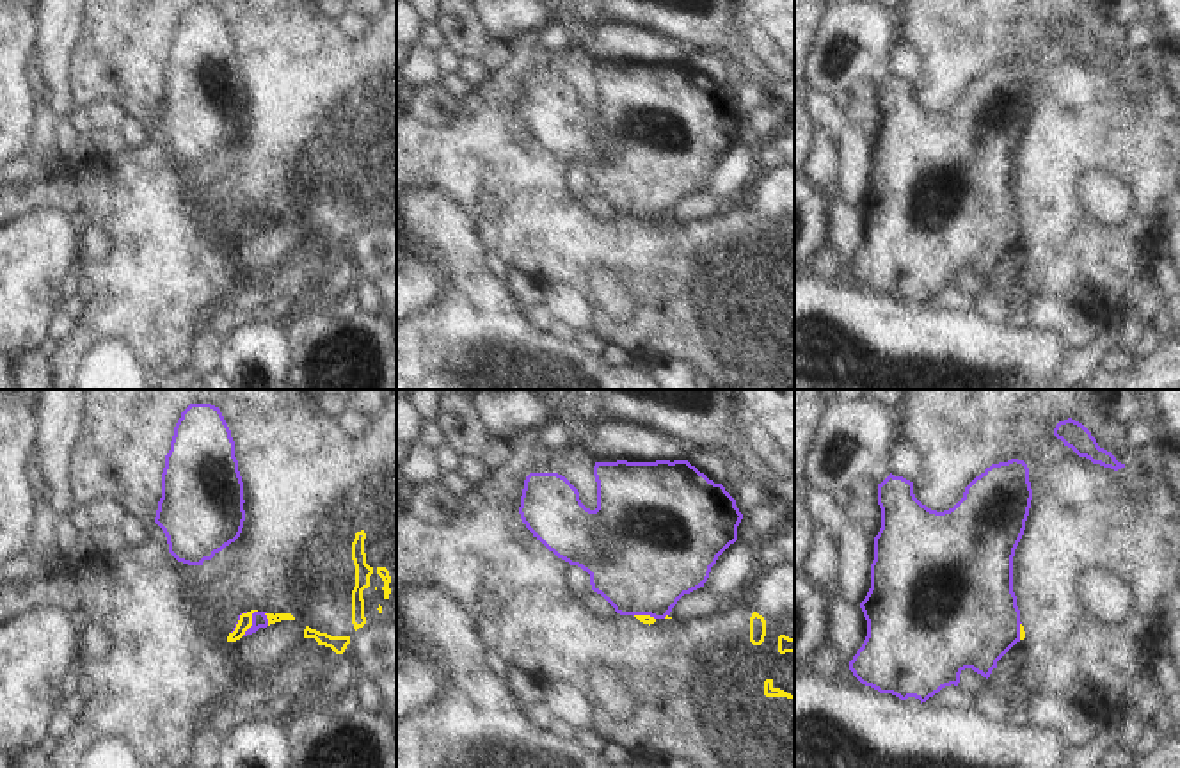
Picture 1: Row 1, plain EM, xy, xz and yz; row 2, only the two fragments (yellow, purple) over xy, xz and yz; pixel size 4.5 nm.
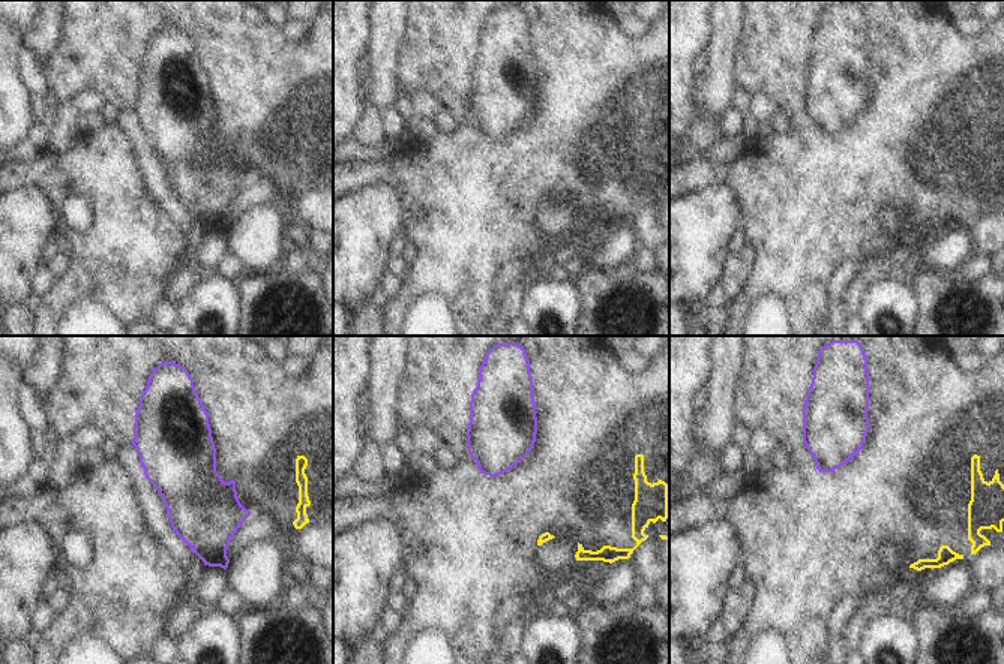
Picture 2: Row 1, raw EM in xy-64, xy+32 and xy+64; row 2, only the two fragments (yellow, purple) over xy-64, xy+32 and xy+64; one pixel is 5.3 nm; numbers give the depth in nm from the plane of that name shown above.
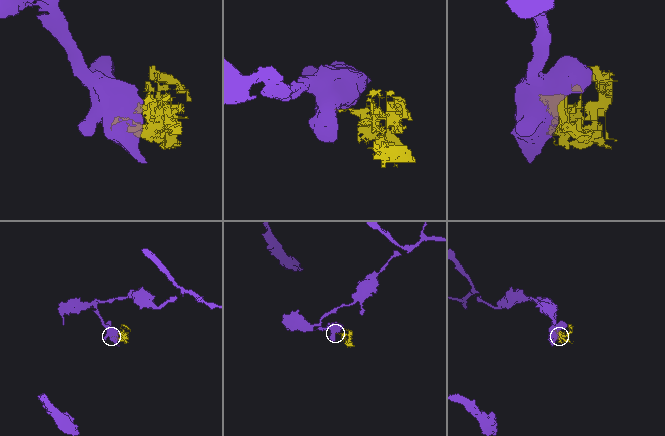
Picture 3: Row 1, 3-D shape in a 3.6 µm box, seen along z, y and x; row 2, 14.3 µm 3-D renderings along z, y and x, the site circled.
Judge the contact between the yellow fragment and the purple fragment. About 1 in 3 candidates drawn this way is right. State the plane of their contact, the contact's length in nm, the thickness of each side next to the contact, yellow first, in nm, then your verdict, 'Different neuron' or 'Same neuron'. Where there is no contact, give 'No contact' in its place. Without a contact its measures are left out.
Touches yellow in xy. Shared border 140 nm. Thickness 60 nm (yellow) against 70 nm. Different neuron.

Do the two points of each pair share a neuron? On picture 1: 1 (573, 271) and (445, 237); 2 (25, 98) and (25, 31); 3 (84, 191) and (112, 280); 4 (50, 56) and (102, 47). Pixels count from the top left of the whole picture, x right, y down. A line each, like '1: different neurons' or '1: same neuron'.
1: different neurons
2: same neuron
3: same neuron
4: different neurons

